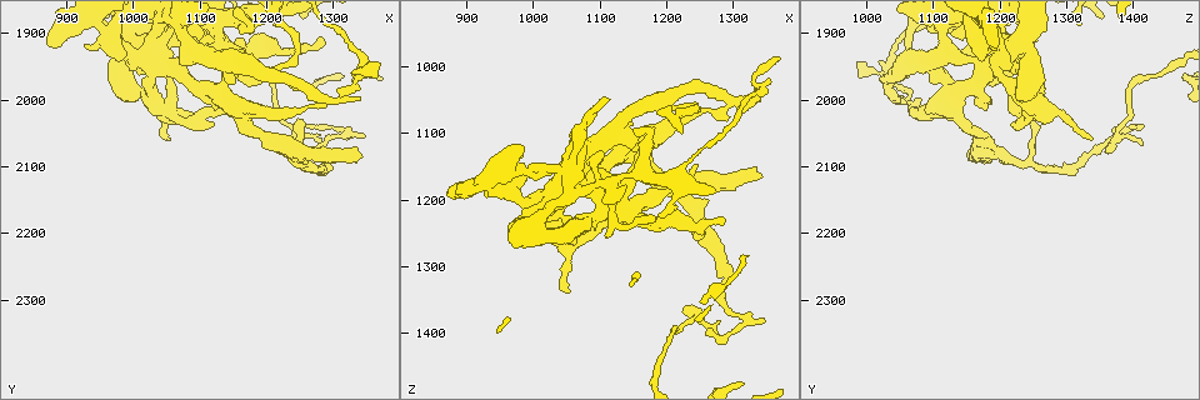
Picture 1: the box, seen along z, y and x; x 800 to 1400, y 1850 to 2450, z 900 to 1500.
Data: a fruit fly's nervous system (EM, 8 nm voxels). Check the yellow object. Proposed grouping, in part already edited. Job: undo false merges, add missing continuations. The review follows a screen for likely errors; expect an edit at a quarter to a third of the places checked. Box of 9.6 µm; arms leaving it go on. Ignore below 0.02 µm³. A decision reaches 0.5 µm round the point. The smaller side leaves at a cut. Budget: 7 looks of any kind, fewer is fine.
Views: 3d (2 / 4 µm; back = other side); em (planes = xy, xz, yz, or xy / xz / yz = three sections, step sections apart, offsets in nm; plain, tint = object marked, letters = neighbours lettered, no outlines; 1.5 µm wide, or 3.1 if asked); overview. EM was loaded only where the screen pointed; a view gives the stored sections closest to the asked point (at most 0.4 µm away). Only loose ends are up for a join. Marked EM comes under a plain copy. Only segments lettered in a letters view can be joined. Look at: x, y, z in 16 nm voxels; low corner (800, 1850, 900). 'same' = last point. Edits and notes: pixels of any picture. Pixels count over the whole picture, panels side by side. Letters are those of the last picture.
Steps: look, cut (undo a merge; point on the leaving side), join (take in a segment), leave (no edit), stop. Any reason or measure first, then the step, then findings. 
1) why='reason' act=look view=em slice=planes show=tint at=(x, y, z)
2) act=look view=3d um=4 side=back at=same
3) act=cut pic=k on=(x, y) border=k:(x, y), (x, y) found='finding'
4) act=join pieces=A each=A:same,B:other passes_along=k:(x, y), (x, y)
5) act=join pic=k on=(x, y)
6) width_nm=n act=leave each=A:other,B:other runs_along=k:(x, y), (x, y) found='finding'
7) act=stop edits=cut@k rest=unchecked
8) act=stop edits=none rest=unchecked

why='abrupt turn' act=look view=em slice=planes show=letters at=(1315, 2000, 1055)

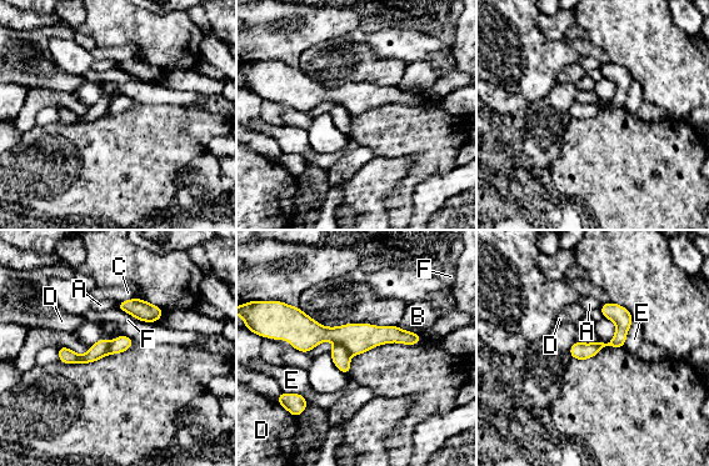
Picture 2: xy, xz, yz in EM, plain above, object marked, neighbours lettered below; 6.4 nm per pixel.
width_nm=110 act=leave each=A:other,B:other,C:other,D:other,E:other,F:other found='one cell here'

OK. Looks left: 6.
why='touches itself' act=look view=em slice=xy step=4 show=tint at=(1130, 1940, 1090)

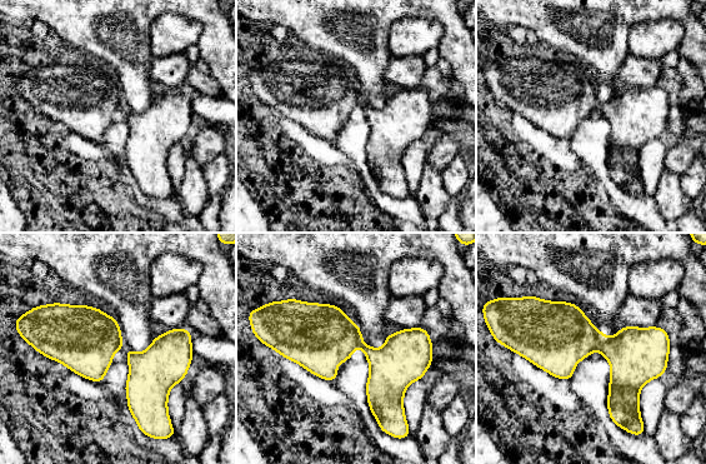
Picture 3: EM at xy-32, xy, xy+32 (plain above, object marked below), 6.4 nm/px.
act=look view=em slice=planes show=letters at=same

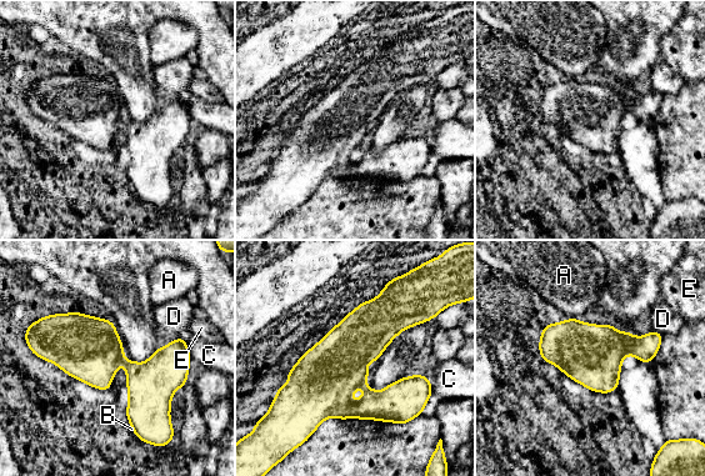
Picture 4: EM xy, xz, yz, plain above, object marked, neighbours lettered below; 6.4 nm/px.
width_nm=380 act=leave each=A:other,B:other,C:other,D:other,E:other border=4:(569, 317), (578, 319) found='continuous, no second cell'

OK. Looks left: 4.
why='abrupt turn' act=look view=3d um=2 side=back at=(1320, 2050, 1375)

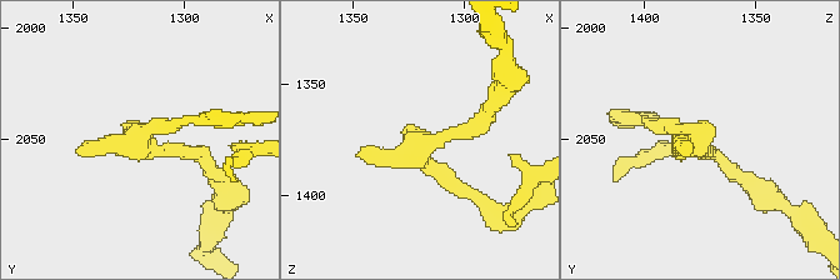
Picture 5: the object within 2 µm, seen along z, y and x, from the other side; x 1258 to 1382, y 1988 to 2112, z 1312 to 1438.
act=look view=em slice=yz step=8 show=tint at=(1318, 2053, 1376)

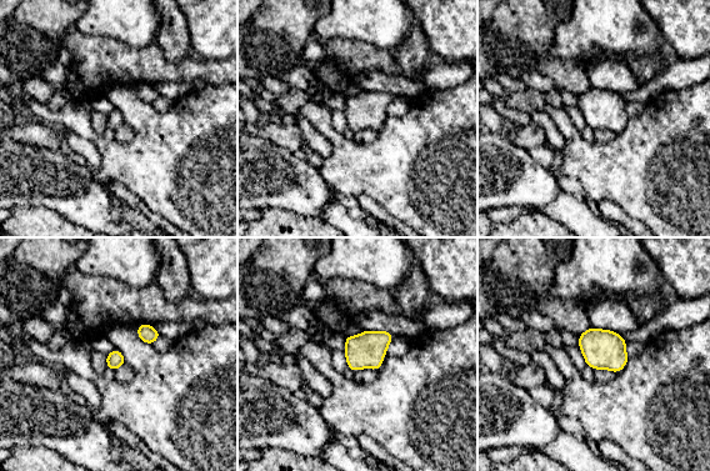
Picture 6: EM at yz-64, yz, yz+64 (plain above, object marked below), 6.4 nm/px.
act=look view=em slice=planes show=letters at=same

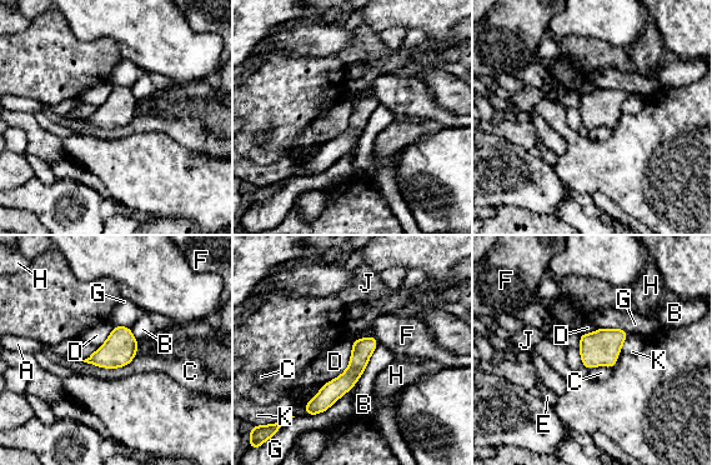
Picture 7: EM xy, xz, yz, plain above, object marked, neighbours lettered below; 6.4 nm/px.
act=leave each=A:other,B:other,C:other,D:other,E:other,F:other,G:other,H:other,J:other,K:other found='one cell here'

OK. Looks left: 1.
act=stop edits=none rest=unchecked

